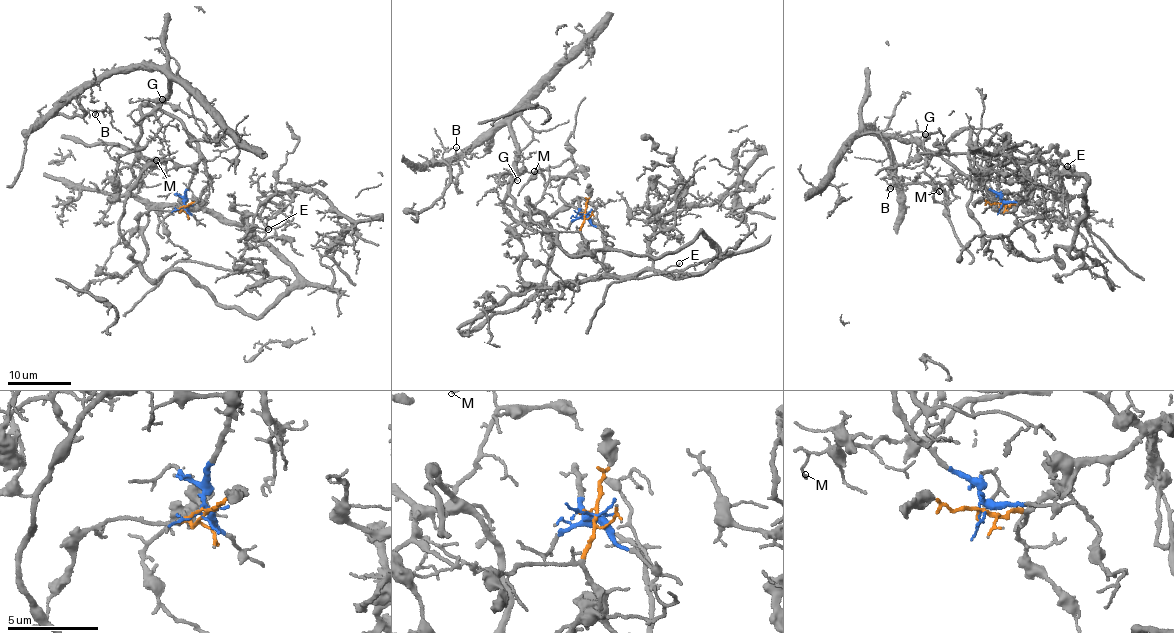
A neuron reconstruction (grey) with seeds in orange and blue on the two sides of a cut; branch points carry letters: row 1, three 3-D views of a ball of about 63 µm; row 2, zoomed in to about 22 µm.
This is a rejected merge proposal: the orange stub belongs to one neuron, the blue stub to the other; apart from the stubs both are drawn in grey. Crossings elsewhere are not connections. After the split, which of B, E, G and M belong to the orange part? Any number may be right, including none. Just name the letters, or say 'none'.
E

